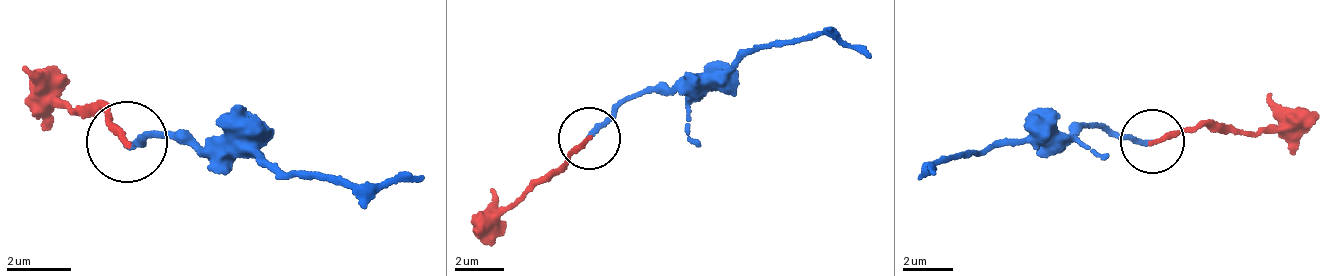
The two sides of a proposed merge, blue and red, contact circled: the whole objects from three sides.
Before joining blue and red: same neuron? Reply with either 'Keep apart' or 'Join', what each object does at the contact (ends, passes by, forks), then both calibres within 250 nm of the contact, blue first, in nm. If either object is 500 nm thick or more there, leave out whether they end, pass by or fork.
Join. At the ring blue ends. At the ring red ends. Thickness 190 nm (blue) against 190 nm

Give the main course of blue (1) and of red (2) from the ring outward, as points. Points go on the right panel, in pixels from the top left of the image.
1: (1150, 143), (1092, 125), (1053, 142), (993, 145), (931, 163), (935, 173)
2: (1150, 143), (1200, 125), (1283, 128), (1319, 114)

